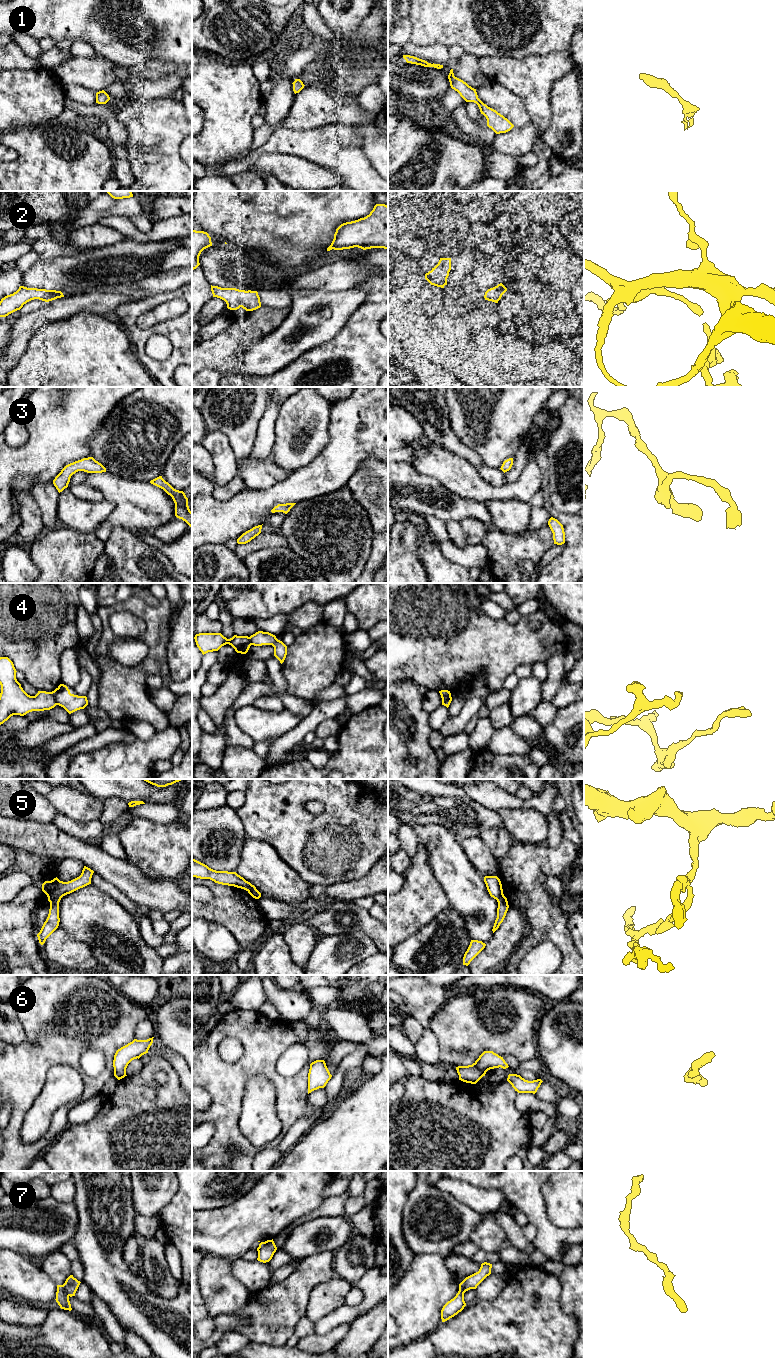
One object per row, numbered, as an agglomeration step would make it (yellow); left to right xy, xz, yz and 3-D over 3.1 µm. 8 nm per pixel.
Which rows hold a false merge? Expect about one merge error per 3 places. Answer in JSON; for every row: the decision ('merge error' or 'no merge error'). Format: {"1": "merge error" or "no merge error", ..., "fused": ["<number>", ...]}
{"1": "no merge error", "2": "no merge error", "3": "no merge error", "4": "merge error", "5": "merge error", "6": "no merge error", "7": "merge error", "fused": ["4", "5", "7"]}

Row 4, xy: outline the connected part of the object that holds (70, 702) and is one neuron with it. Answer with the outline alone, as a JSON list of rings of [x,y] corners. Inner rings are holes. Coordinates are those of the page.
[[[60,684],[51,693],[55,697],[57,705],[63,707],[69,714],[84,709],[88,705],[86,696],[71,694],[68,687],[64,684]]]

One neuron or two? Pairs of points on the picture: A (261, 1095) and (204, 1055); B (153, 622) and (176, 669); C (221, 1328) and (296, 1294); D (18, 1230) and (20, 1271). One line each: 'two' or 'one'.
A: two
B: two
C: one
D: two

